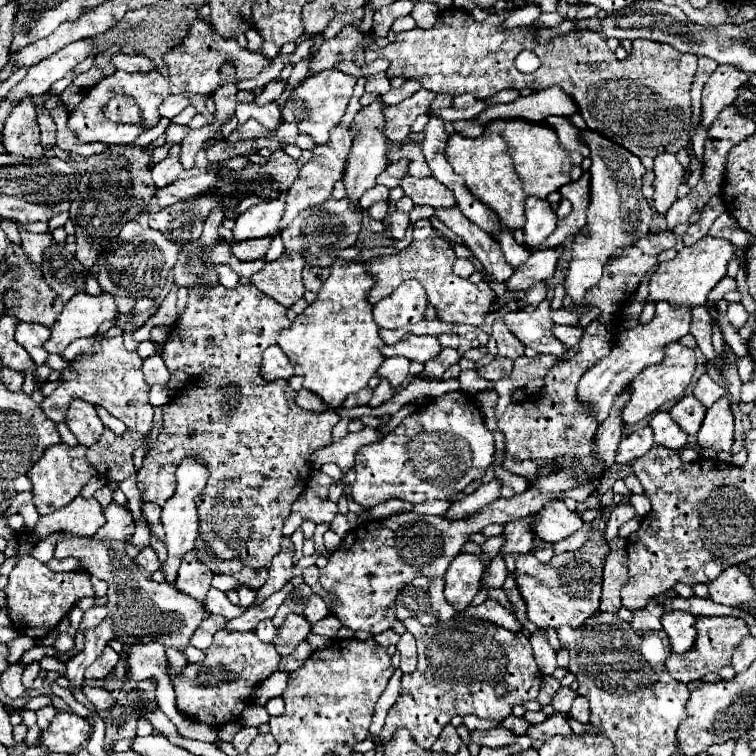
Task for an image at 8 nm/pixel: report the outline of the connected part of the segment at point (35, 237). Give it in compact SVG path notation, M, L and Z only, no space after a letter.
M20 230L20 238L22 238L22 248L30 260L30 264L42 268L42 262L44 262L44 252L46 248L52 246L52 234L50 232L44 232L44 234L32 234L32 232L26 232L26 230Z

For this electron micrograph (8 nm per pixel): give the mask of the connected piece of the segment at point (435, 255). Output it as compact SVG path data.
M429 219L419 220L412 224L412 227L413 240L408 248L400 250L394 256L380 256L380 258L370 260L368 272L374 272L374 276L376 276L376 284L368 294L370 302L376 304L378 300L392 294L398 288L398 284L402 284L404 280L416 278L424 286L424 290L428 294L428 302L432 306L436 306L440 320L472 324L472 326L484 324L488 308L496 296L492 292L492 288L486 282L472 284L470 280L460 278L452 272L452 264L456 260L452 244L444 236L440 236L440 232L433 228Z

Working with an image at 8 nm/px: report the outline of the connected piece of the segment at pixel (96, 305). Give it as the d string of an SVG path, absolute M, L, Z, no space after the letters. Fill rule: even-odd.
M86 292L76 294L62 310L56 320L56 328L52 328L52 336L44 348L50 354L62 354L70 342L84 336L94 336L98 326L106 320L114 320L118 316L114 296L100 294L90 296Z

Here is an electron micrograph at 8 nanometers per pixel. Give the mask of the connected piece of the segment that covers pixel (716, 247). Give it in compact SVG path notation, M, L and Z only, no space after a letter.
M706 234L700 242L684 246L670 262L662 262L650 278L650 298L668 300L676 306L706 304L710 290L726 276L726 264L734 258L736 246L726 238L714 238Z

